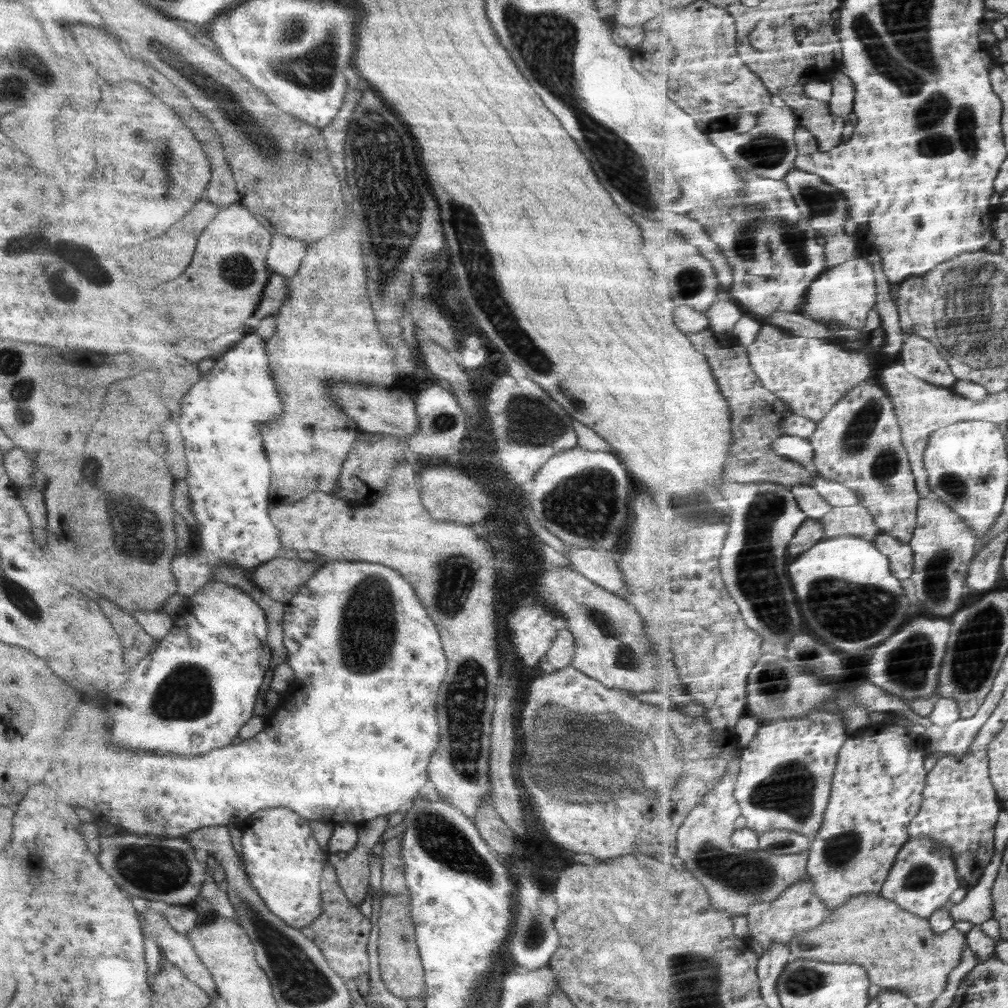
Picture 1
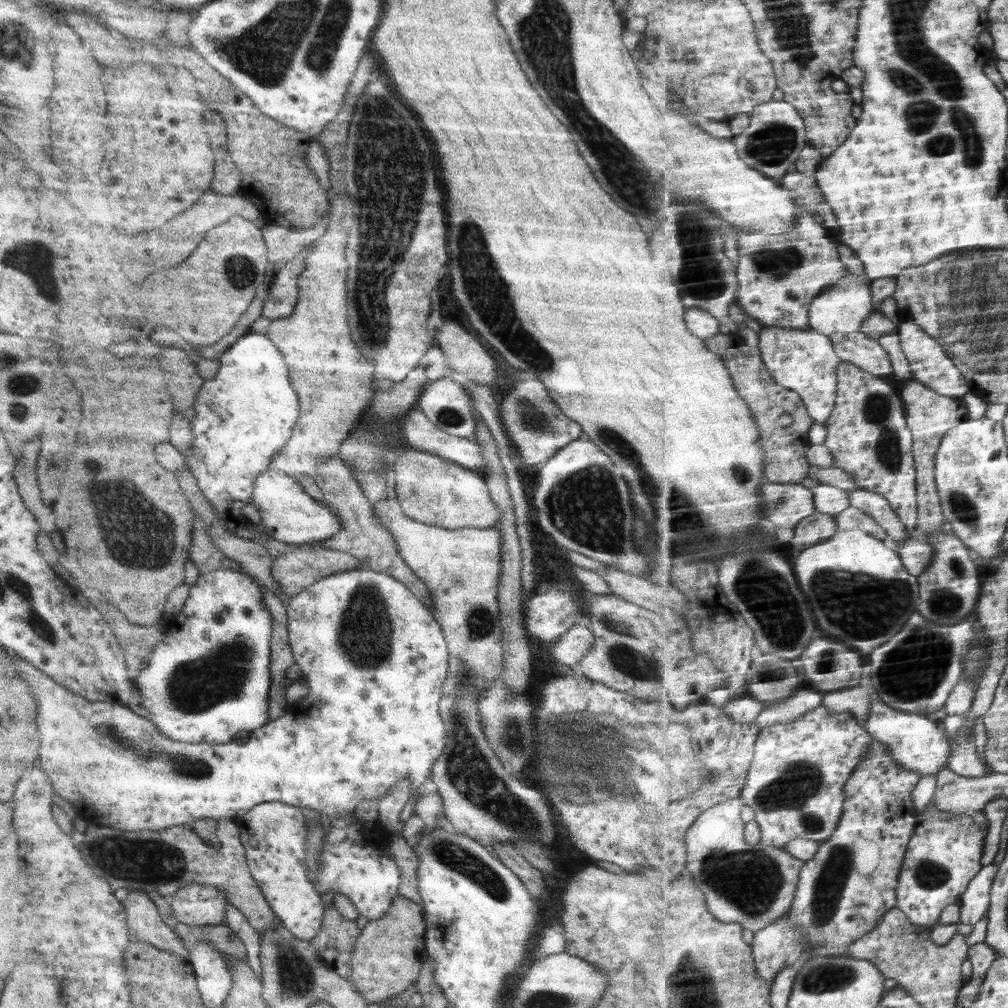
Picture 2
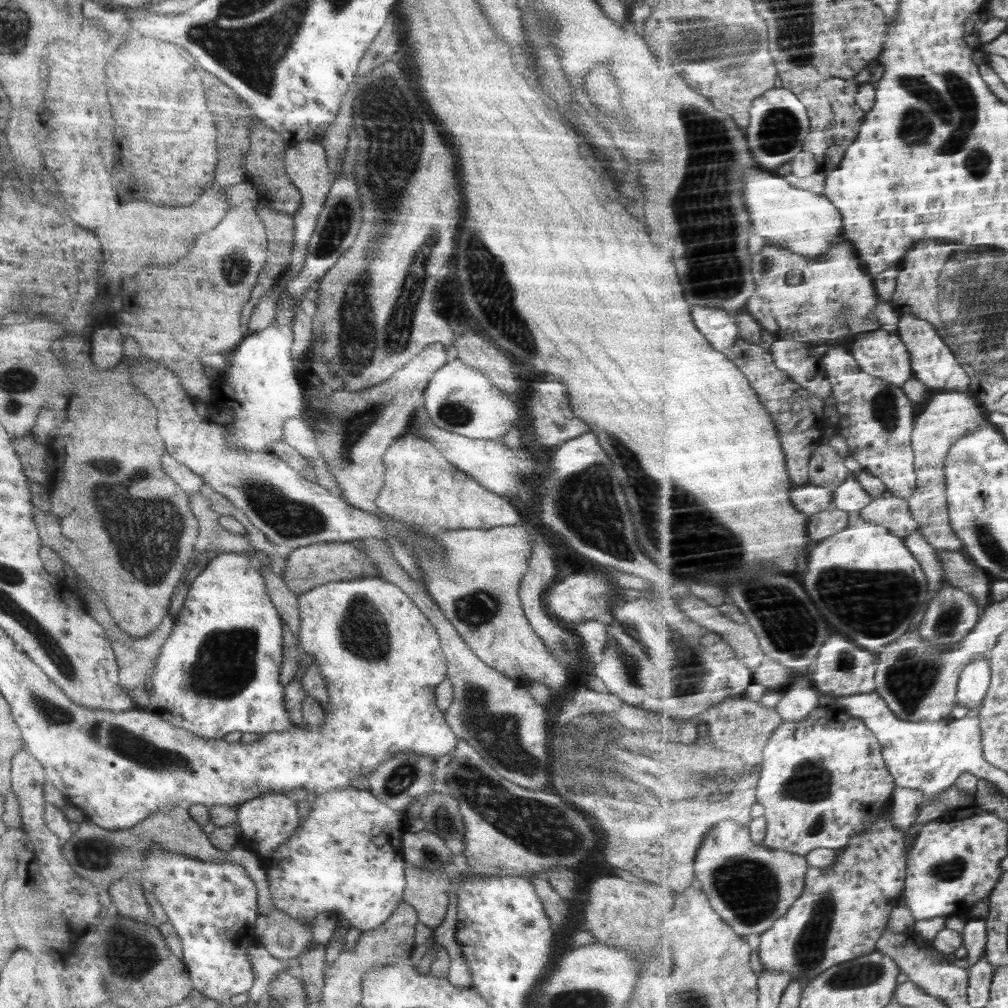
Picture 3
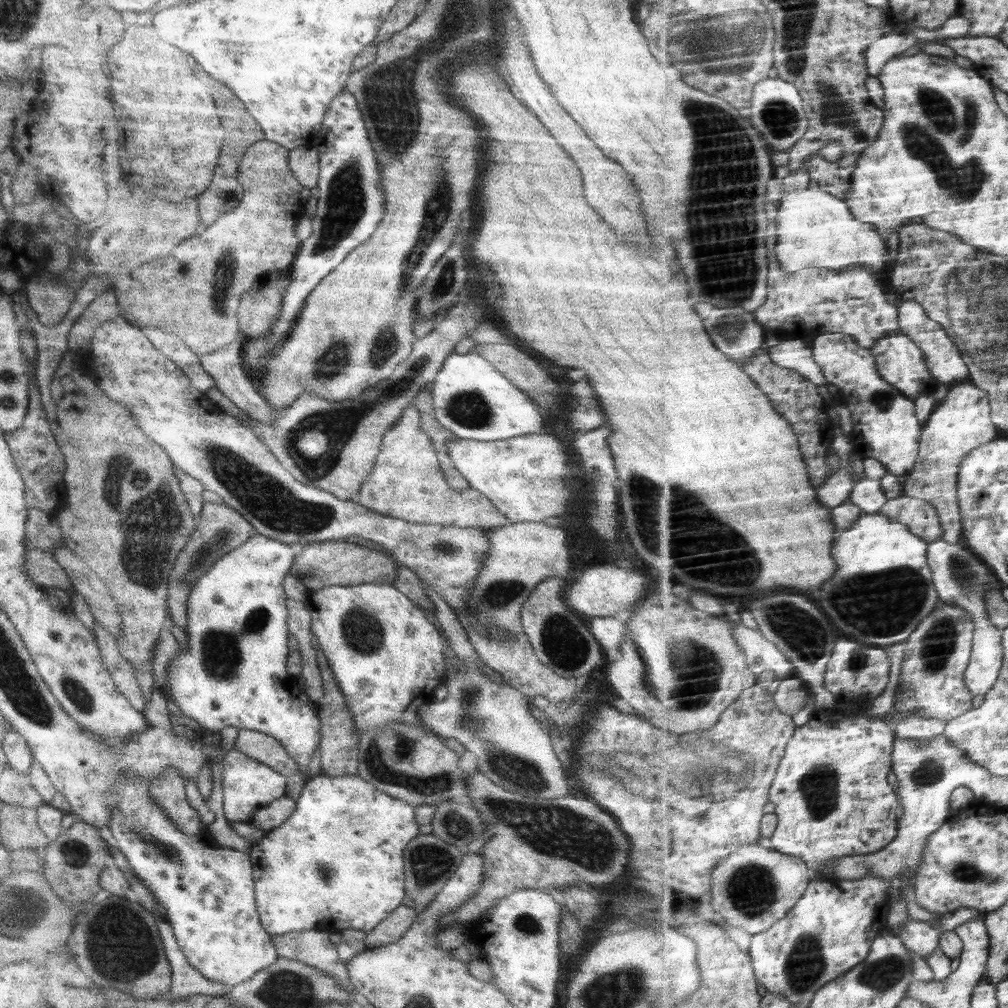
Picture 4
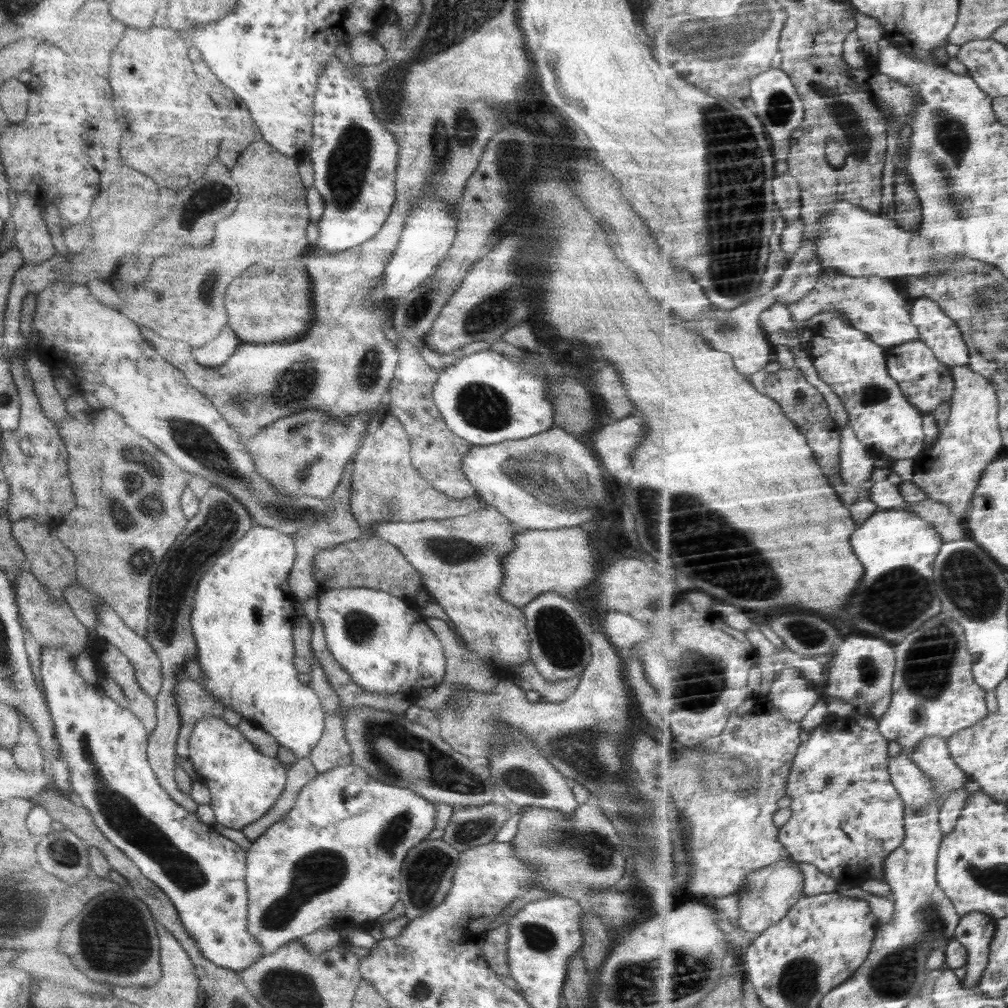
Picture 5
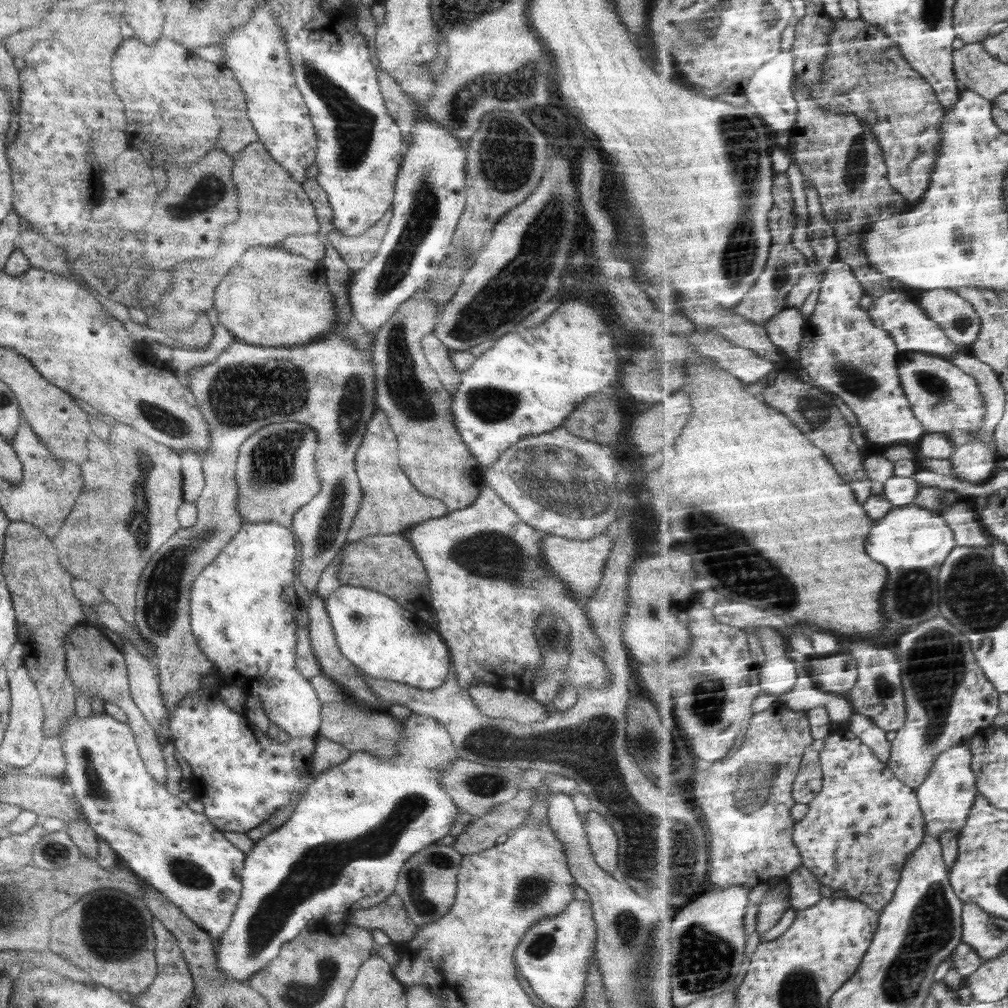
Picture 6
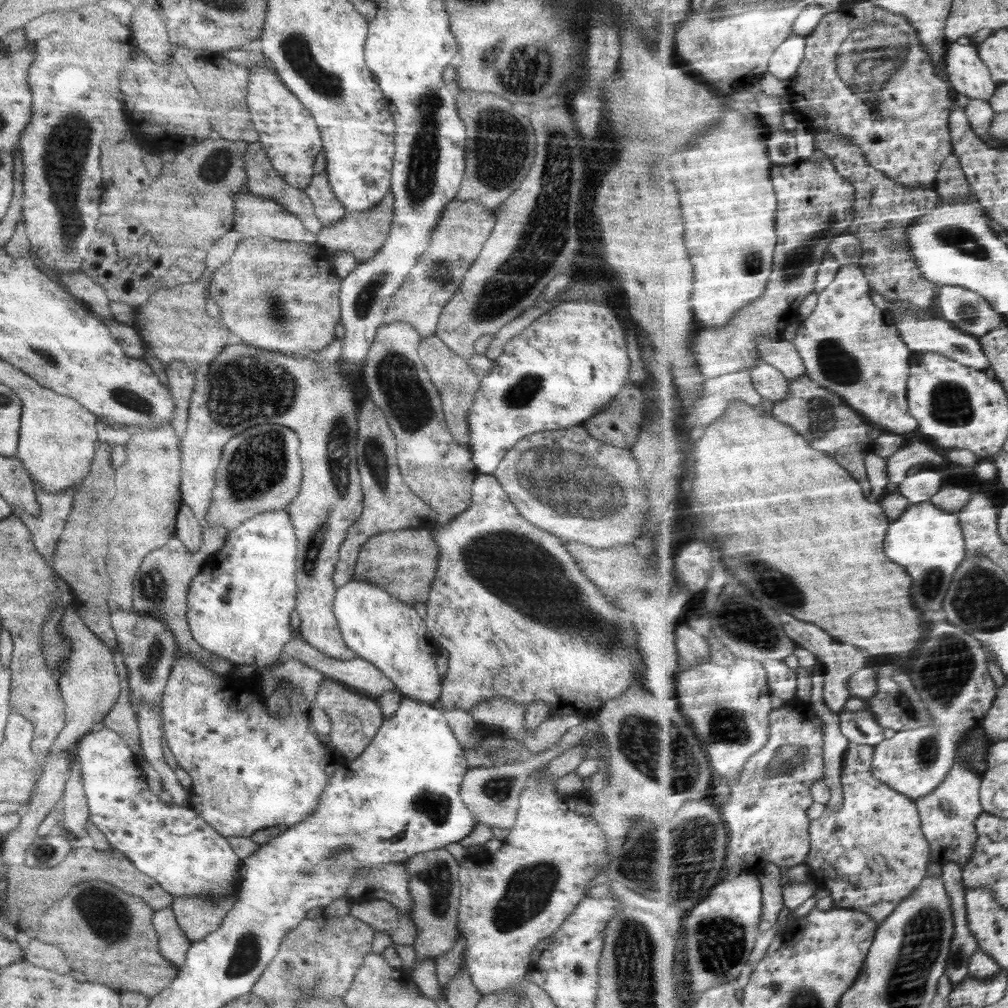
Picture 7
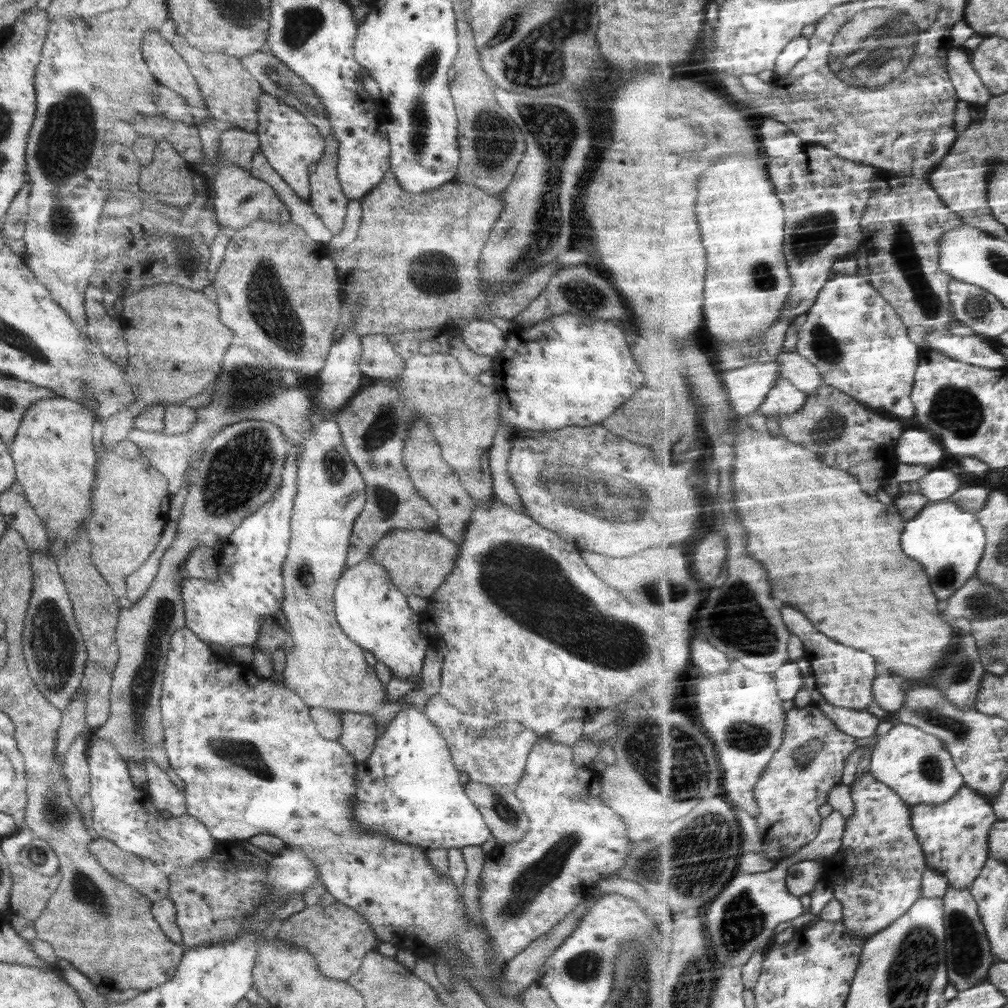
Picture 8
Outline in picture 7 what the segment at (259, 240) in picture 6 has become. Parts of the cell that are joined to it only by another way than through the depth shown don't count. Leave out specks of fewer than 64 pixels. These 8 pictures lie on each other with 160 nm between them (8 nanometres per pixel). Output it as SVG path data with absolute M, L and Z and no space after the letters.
M258 141L249 143L245 154L245 171L246 182L244 188L247 192L251 192L256 196L263 196L264 198L273 198L278 204L281 204L290 214L296 216L303 222L306 230L310 234L318 236L320 229L324 226L320 219L316 216L315 208L310 197L302 190L290 186L278 173L274 170L270 159L267 157L265 150Z

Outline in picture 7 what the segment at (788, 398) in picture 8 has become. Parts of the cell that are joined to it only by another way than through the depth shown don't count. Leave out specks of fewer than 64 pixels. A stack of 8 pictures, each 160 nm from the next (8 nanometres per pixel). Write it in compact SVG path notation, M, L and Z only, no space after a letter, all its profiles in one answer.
M760 359L750 372L752 372L754 384L761 392L763 398L777 403L790 396L790 385L792 382L777 366Z

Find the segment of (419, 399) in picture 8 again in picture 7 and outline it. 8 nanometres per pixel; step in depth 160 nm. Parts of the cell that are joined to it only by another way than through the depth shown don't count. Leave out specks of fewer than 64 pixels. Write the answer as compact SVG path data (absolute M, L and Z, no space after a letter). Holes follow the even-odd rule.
M435 334L421 339L418 354L424 363L428 376L430 376L430 382L434 383L439 392L445 423L453 437L461 445L466 445L469 448L467 416L469 415L469 408L474 402L481 380L468 367L467 359L458 356L453 350L450 350L448 345L444 344ZM367 397L359 403L358 434L355 446L357 467L363 492L364 510L360 519L348 527L347 537L339 548L339 557L333 574L334 584L344 586L353 579L360 547L369 537L398 529L431 530L438 522L435 510L426 504L403 481L397 465L396 441L387 420L379 408Z

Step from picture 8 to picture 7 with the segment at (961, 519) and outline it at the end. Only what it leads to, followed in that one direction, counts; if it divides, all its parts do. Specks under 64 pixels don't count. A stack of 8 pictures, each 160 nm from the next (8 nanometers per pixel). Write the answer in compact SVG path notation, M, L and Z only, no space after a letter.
M931 501L912 505L902 518L891 521L885 542L886 554L910 570L914 578L914 602L922 612L943 608L954 575L970 554L961 521L959 513L944 510Z

